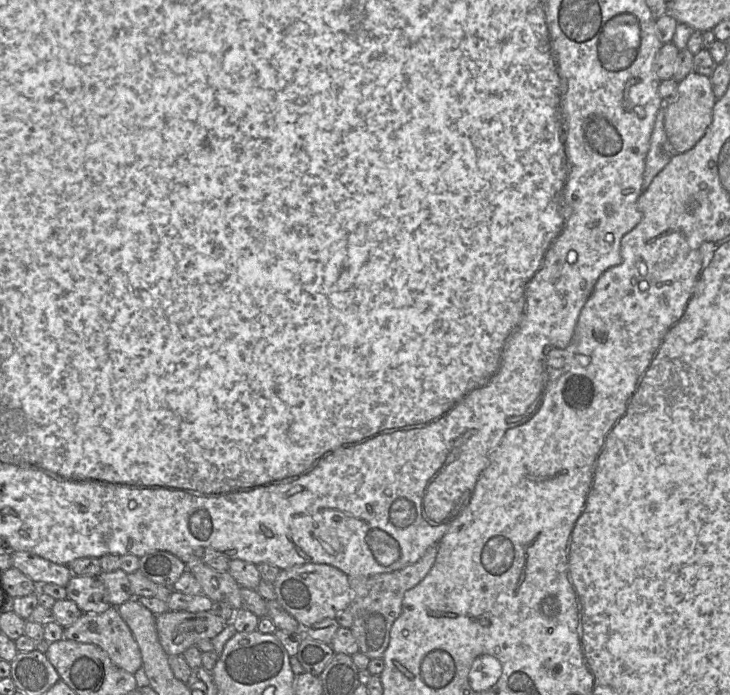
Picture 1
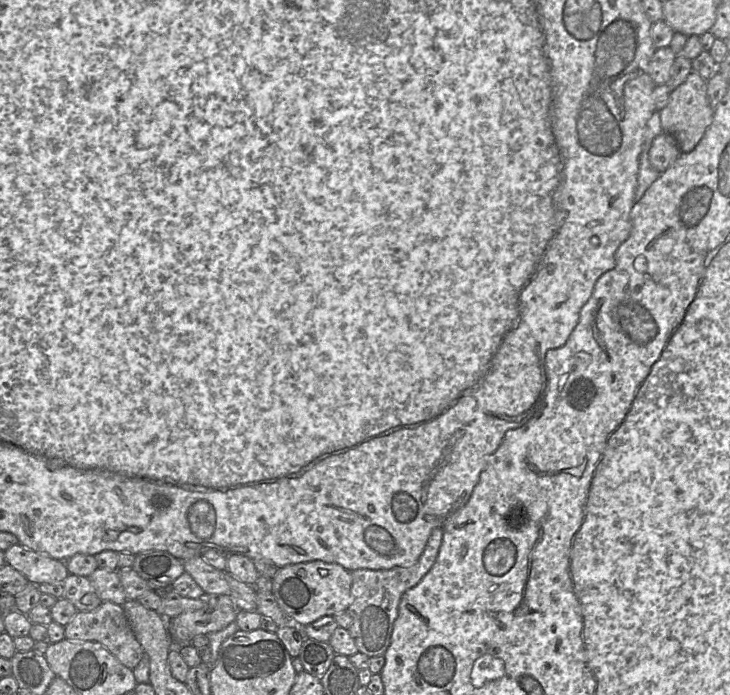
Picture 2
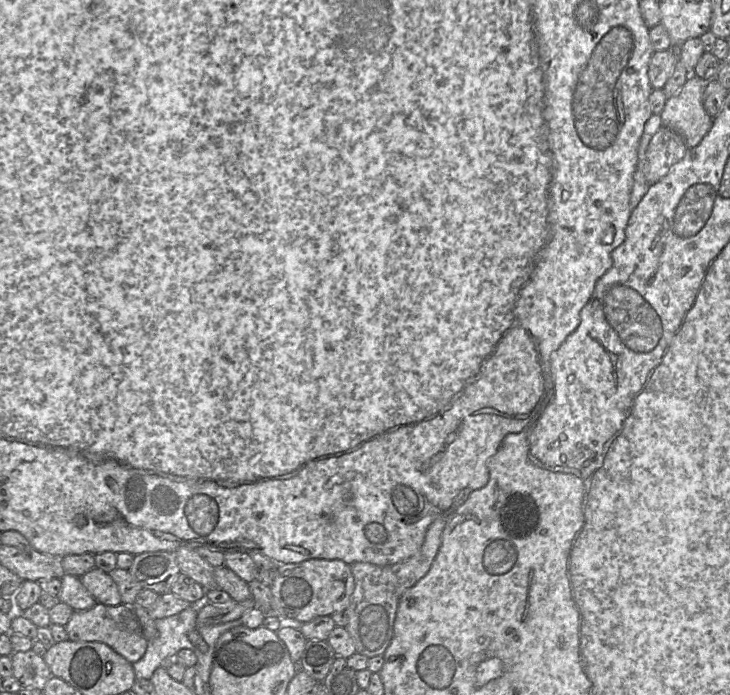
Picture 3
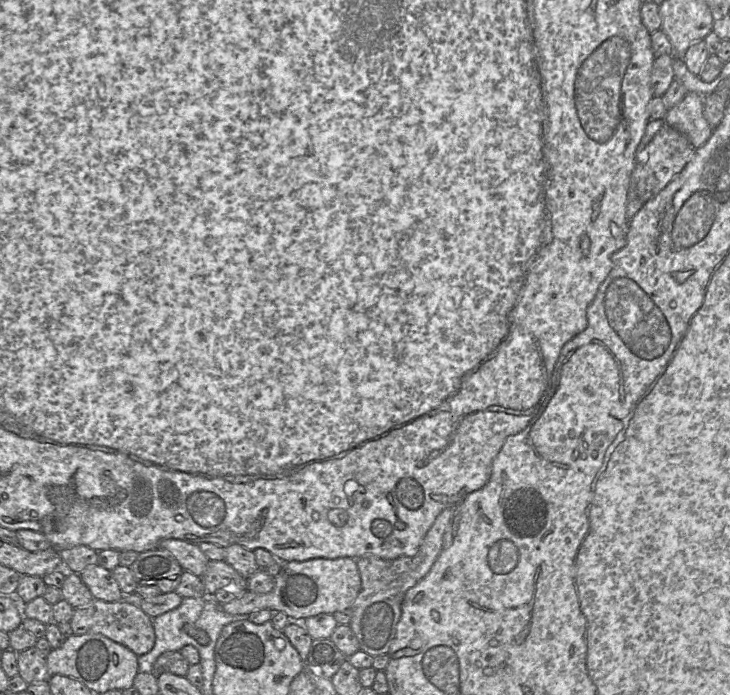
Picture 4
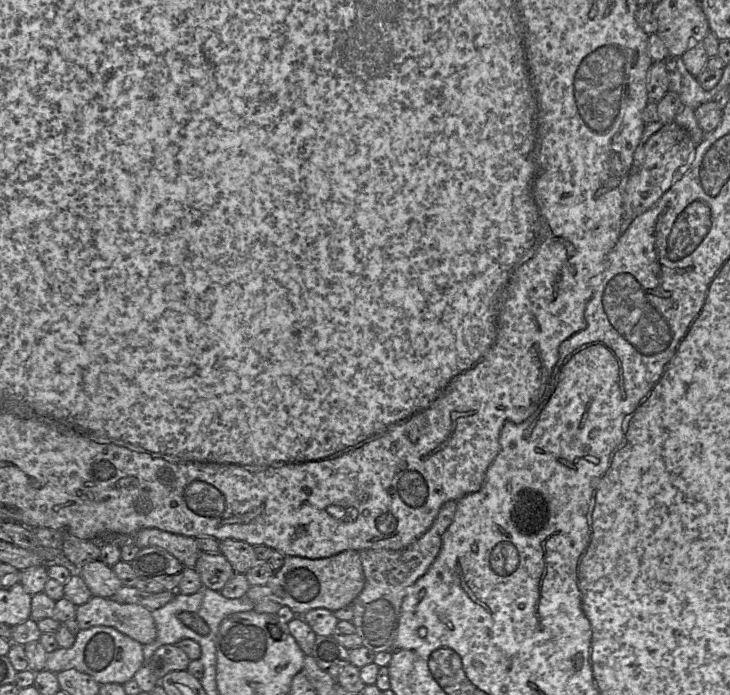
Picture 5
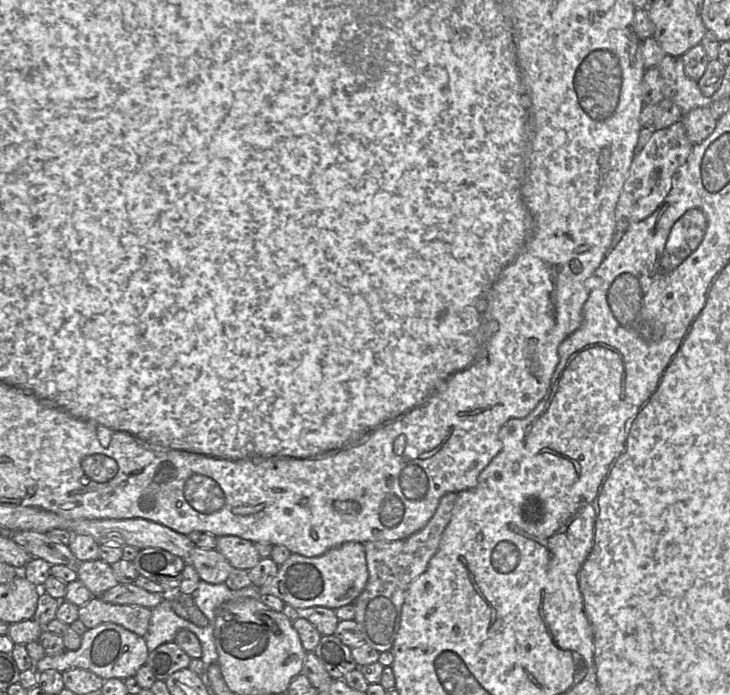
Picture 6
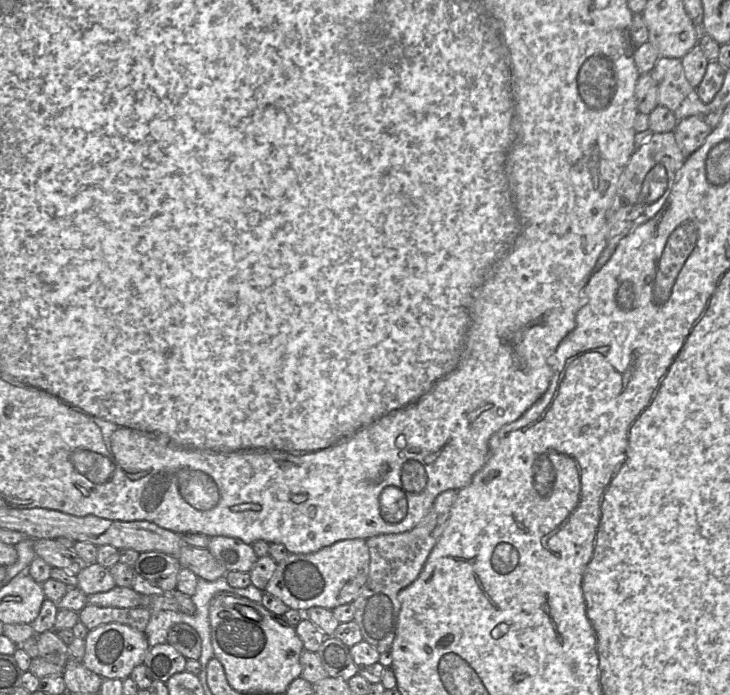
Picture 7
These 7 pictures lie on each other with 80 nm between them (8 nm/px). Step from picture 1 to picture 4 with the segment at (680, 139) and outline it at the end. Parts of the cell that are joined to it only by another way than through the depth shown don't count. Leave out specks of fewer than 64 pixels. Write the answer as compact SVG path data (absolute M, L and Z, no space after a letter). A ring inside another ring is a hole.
M687 92L683 100L669 109L665 124L681 132L694 148L703 146L713 129L704 117L704 97L695 92Z

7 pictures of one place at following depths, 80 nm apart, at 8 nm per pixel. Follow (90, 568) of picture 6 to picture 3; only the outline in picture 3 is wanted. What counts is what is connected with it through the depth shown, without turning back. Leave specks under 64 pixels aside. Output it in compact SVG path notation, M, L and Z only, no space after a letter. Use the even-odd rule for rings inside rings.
M95 566L79 578L96 603L110 606L122 603L117 585L109 573Z

